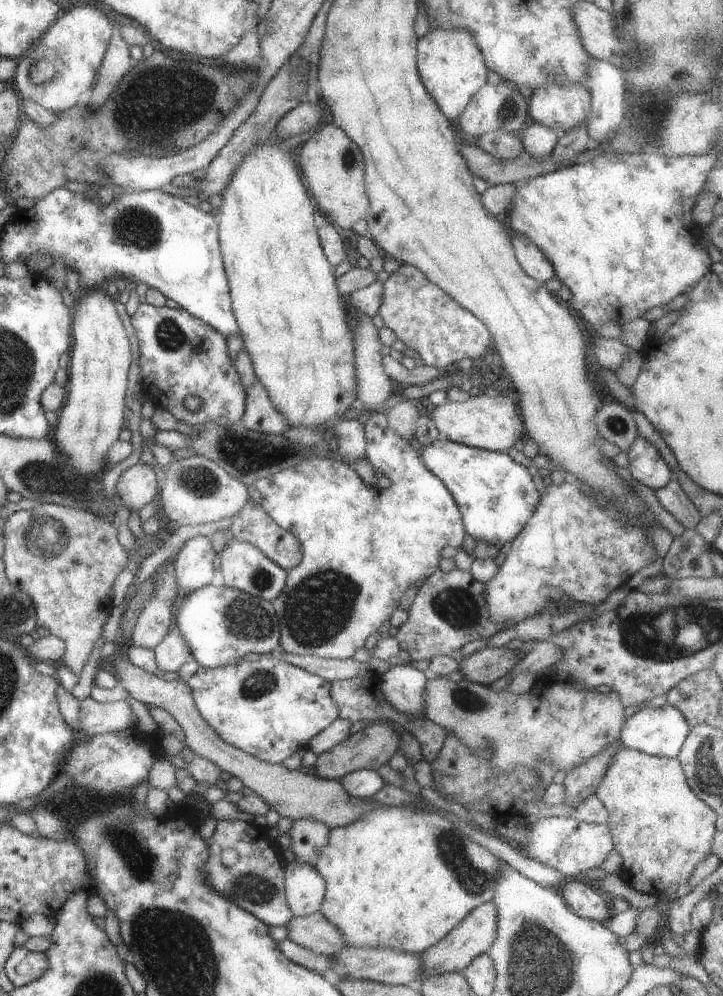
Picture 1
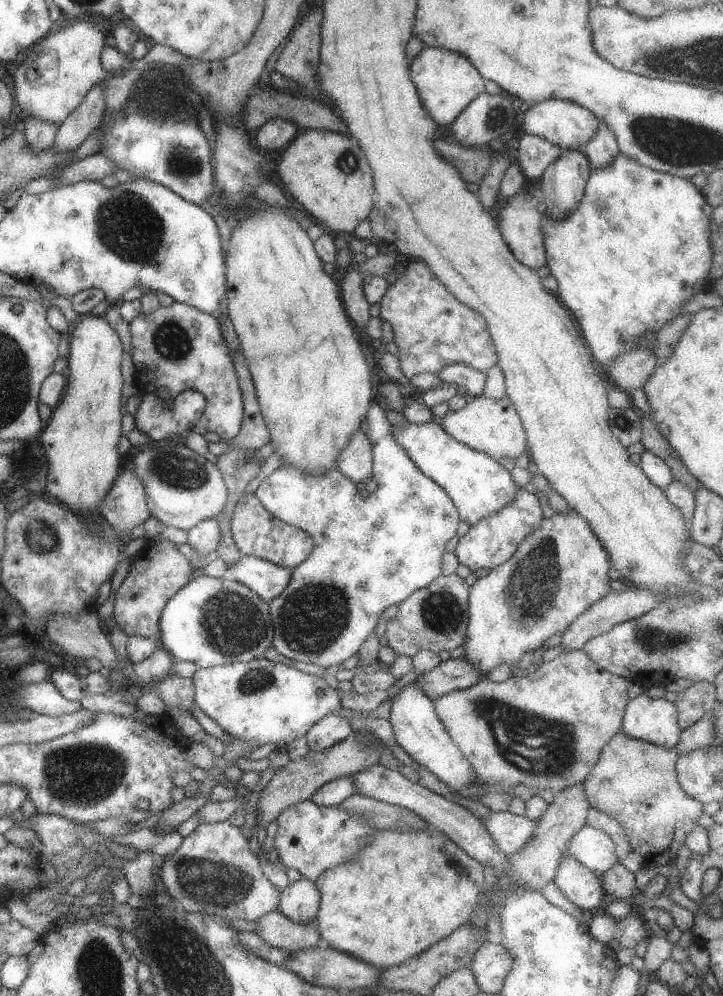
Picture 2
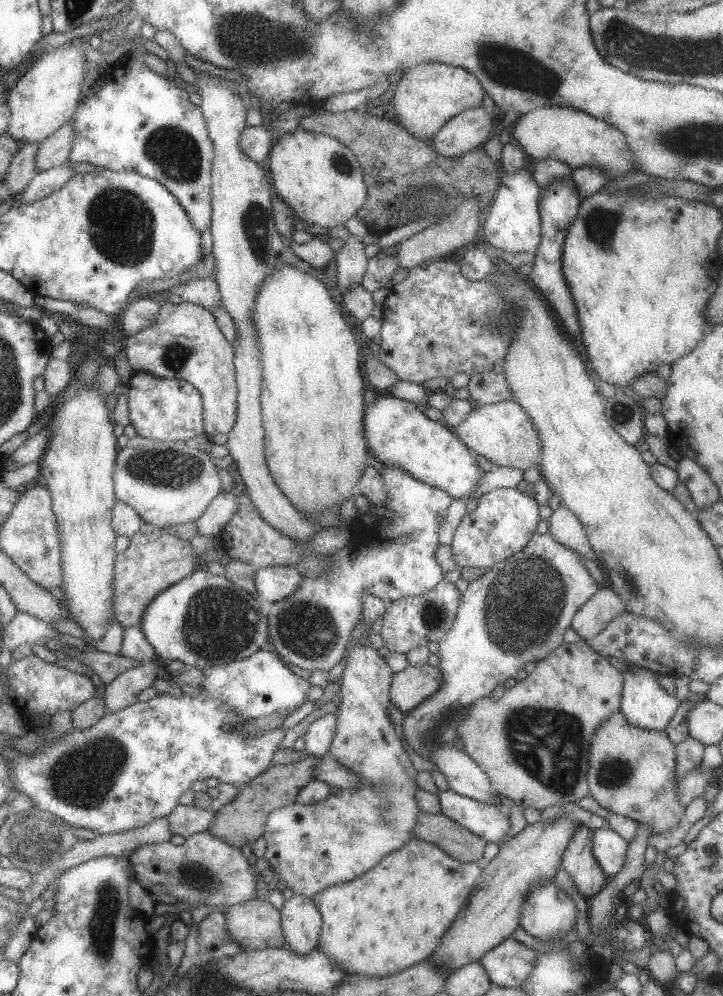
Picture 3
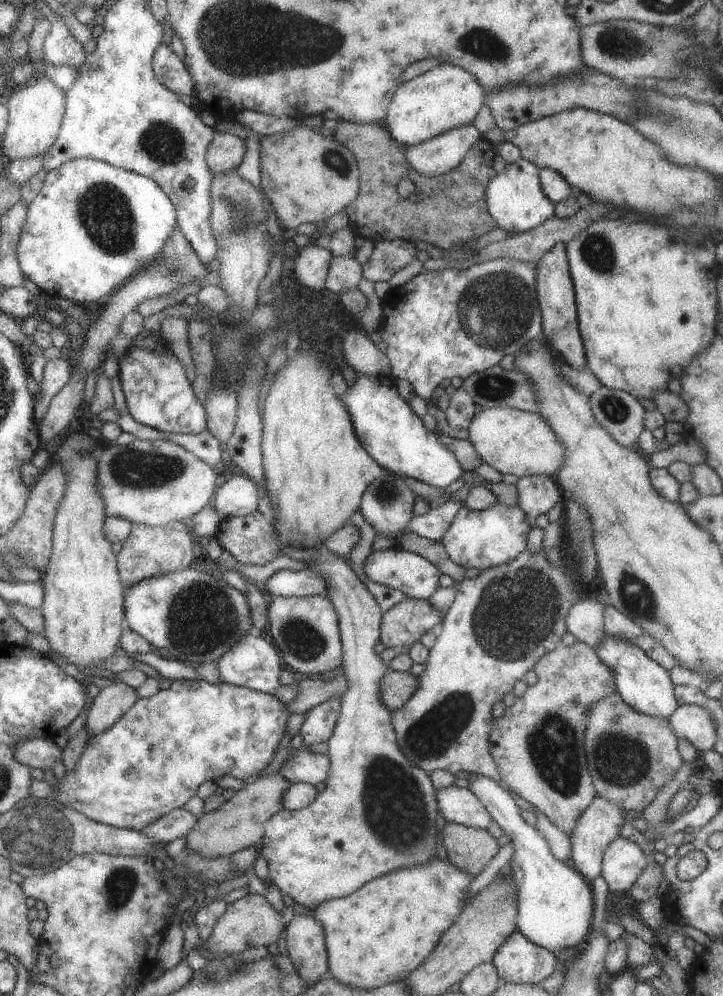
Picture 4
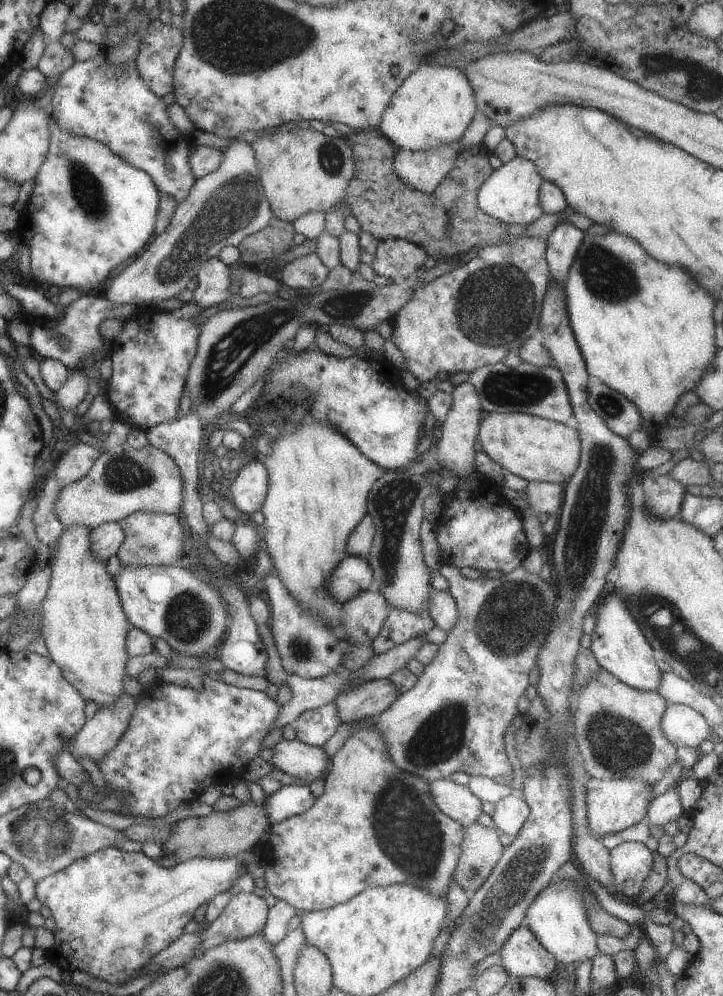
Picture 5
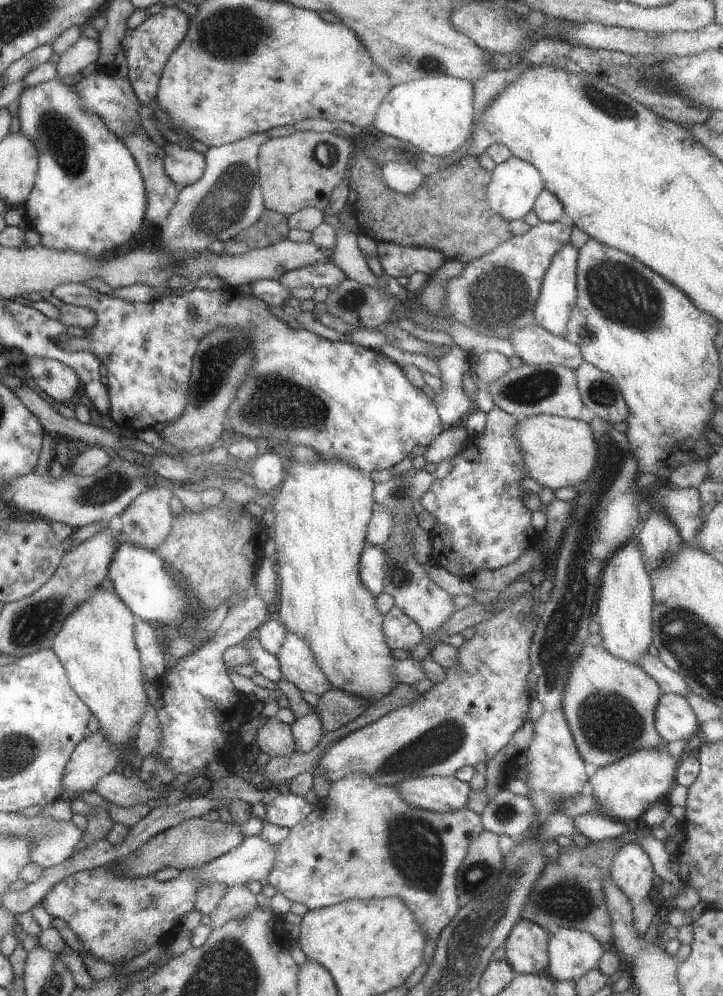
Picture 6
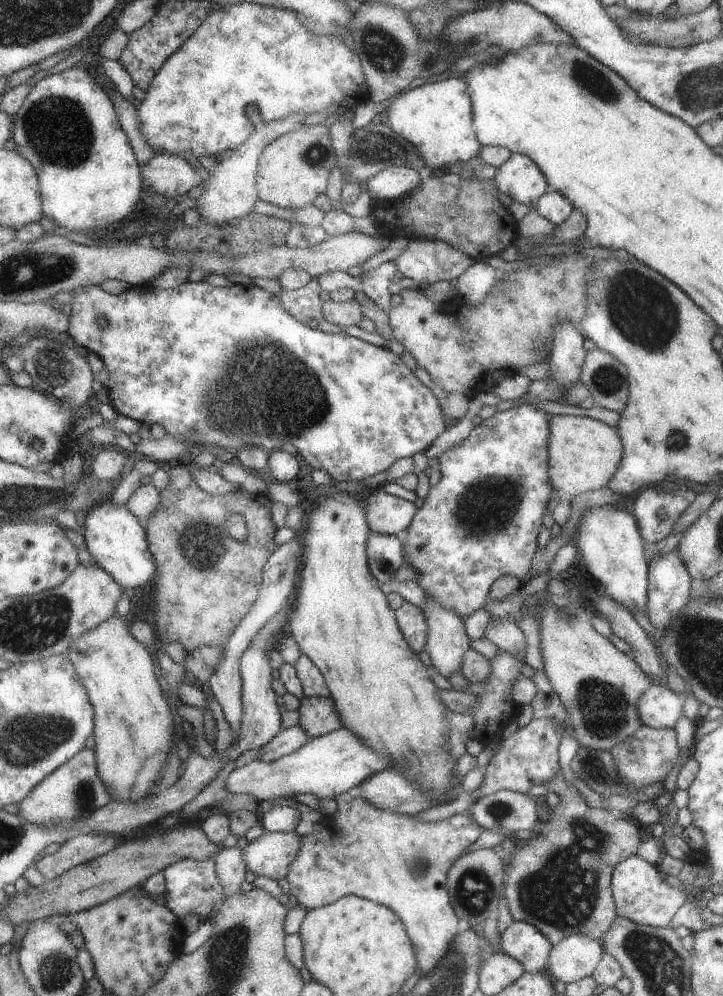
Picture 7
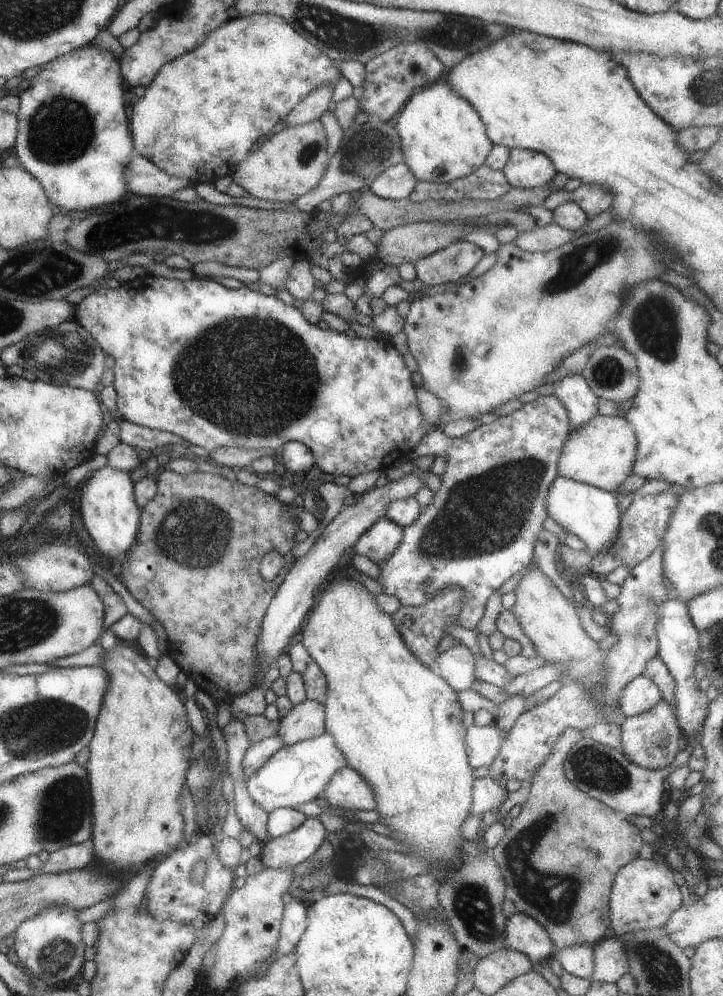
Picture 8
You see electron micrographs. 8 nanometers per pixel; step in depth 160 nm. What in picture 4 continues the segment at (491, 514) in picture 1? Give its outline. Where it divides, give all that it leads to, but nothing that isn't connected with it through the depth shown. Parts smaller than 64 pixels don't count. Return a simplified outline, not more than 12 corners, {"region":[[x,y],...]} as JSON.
{"region":[[357,375],[341,402],[387,472],[438,488],[462,476],[388,376]]}

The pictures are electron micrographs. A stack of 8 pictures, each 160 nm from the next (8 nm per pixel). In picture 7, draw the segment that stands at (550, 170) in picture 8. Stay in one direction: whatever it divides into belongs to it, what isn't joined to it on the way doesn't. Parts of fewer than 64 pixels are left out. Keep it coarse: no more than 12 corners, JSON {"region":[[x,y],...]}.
{"region":[[525,155],[496,168],[494,186],[507,203],[532,205],[546,190]]}

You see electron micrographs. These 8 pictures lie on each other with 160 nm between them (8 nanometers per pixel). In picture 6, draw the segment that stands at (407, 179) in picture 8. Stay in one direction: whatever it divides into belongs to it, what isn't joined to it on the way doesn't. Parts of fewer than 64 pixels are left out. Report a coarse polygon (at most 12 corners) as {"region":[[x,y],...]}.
{"region":[[409,163],[380,168],[380,183],[394,193],[413,193],[425,175]]}

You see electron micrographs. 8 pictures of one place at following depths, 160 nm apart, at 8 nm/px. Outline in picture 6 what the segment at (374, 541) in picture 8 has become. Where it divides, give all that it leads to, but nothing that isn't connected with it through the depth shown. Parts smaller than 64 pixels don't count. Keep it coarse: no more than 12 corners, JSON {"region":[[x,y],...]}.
{"region":[[365,545],[358,560],[362,585],[375,597],[382,591],[386,552]]}

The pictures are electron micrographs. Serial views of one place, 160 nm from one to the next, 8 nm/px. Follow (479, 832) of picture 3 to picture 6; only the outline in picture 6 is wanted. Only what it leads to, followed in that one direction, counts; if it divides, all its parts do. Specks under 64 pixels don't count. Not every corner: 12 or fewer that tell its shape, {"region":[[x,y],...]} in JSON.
{"region":[[453,776],[406,778],[393,786],[409,806],[462,809],[469,785]]}

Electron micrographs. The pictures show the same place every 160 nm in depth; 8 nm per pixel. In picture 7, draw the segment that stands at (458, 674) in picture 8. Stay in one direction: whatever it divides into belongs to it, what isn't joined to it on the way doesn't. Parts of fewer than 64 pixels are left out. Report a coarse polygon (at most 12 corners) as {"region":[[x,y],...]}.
{"region":[[424,594],[431,666],[460,670],[469,649],[462,620]]}

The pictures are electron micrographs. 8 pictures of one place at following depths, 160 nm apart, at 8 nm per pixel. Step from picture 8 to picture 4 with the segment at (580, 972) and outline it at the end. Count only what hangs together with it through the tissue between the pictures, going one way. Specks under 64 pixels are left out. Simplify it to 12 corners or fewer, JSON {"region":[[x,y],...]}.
{"region":[[468,788],[509,836],[514,930],[551,952],[591,932],[592,889],[507,790]]}

